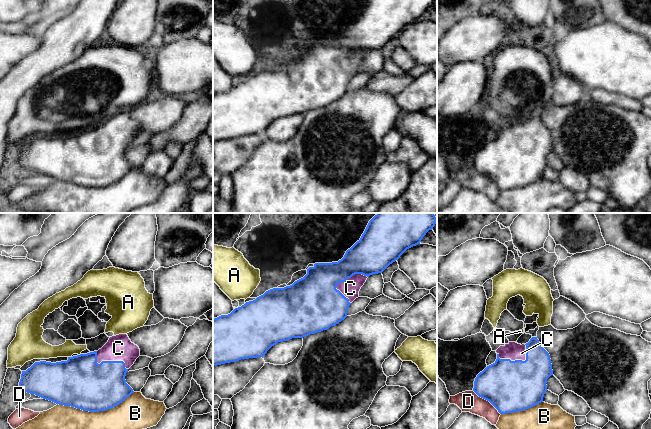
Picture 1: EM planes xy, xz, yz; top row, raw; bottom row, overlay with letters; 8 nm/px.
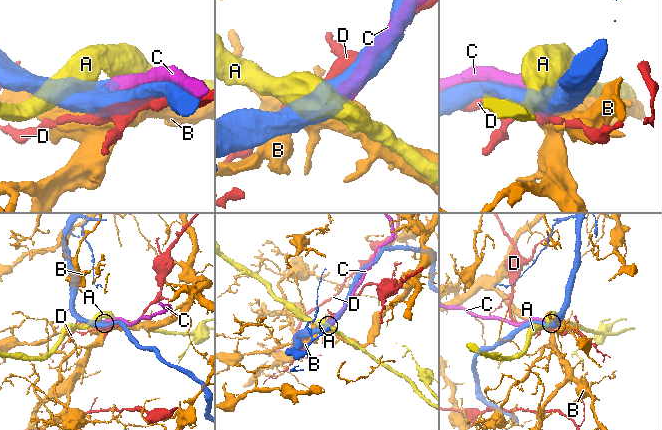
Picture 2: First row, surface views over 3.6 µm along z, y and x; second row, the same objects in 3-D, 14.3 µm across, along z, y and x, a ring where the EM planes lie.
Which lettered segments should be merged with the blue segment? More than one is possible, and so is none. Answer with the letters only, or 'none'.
C

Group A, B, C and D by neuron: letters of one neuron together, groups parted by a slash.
A / B / C / D

